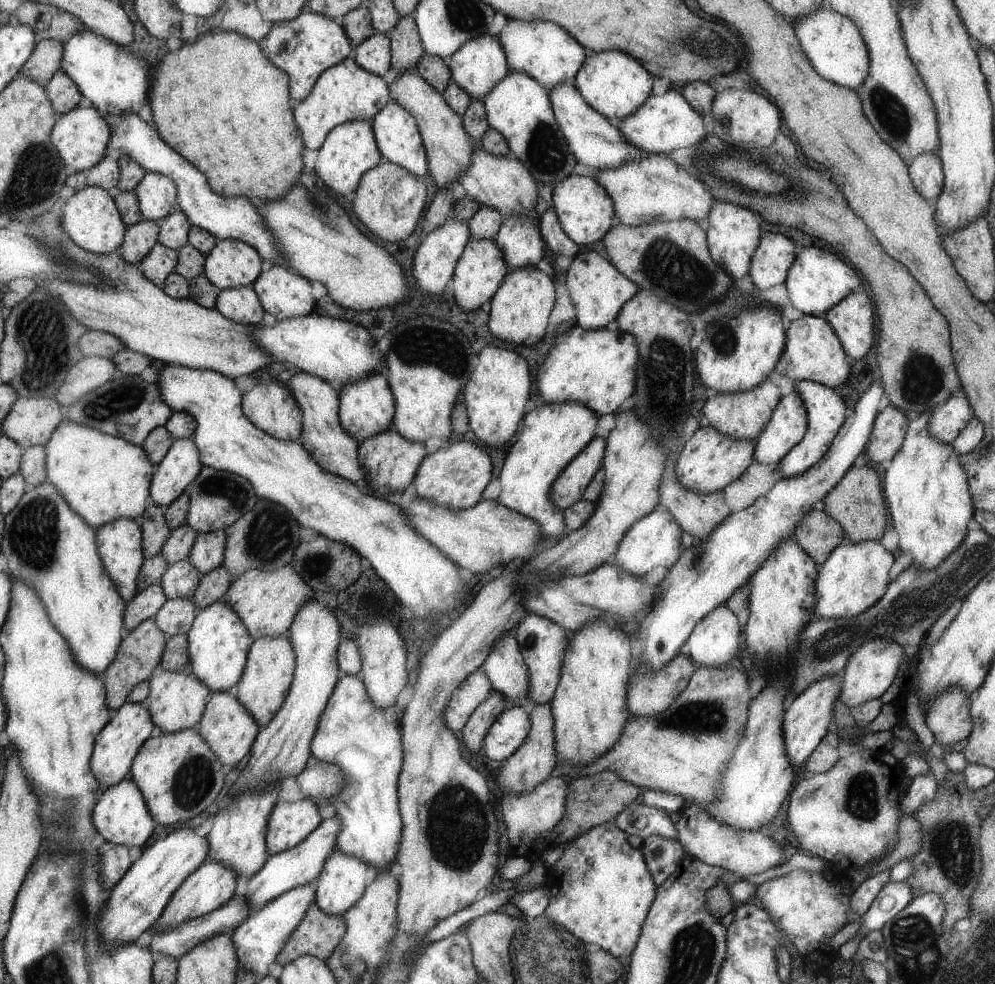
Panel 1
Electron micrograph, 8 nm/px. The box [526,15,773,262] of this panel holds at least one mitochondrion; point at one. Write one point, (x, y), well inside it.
(706, 42)

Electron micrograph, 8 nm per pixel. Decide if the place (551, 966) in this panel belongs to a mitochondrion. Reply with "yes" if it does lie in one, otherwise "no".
yes

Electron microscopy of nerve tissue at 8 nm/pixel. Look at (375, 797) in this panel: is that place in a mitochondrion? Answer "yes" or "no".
no

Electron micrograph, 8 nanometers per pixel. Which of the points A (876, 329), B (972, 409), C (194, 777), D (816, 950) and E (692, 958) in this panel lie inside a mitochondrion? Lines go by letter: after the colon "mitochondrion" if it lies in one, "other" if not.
A: other
B: other
C: mitochondrion
D: other
E: mitochondrion

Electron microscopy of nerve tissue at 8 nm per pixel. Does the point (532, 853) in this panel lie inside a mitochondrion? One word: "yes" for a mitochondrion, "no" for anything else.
no

